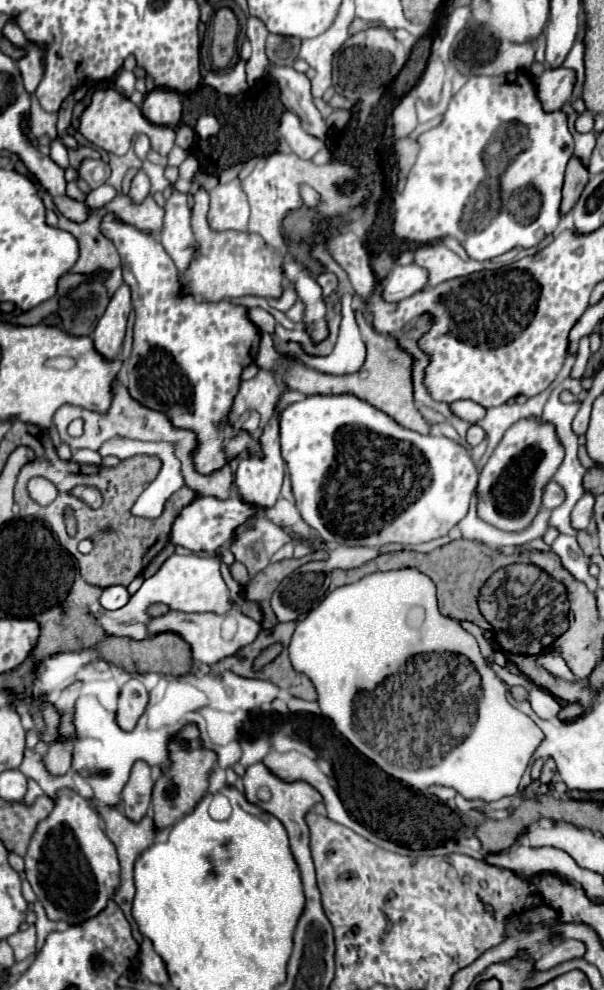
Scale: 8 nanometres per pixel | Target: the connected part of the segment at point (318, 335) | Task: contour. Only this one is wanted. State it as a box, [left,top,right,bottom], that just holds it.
[284,260,328,344]

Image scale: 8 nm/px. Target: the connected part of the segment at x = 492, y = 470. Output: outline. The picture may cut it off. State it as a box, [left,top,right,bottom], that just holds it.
[478,416,564,532]

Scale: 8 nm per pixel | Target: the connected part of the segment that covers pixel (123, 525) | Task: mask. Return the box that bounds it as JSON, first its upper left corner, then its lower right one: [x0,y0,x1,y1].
[50,456,196,588]

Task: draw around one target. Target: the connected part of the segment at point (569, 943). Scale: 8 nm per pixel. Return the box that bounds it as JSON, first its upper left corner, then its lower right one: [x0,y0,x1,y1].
[536,940,586,970]

